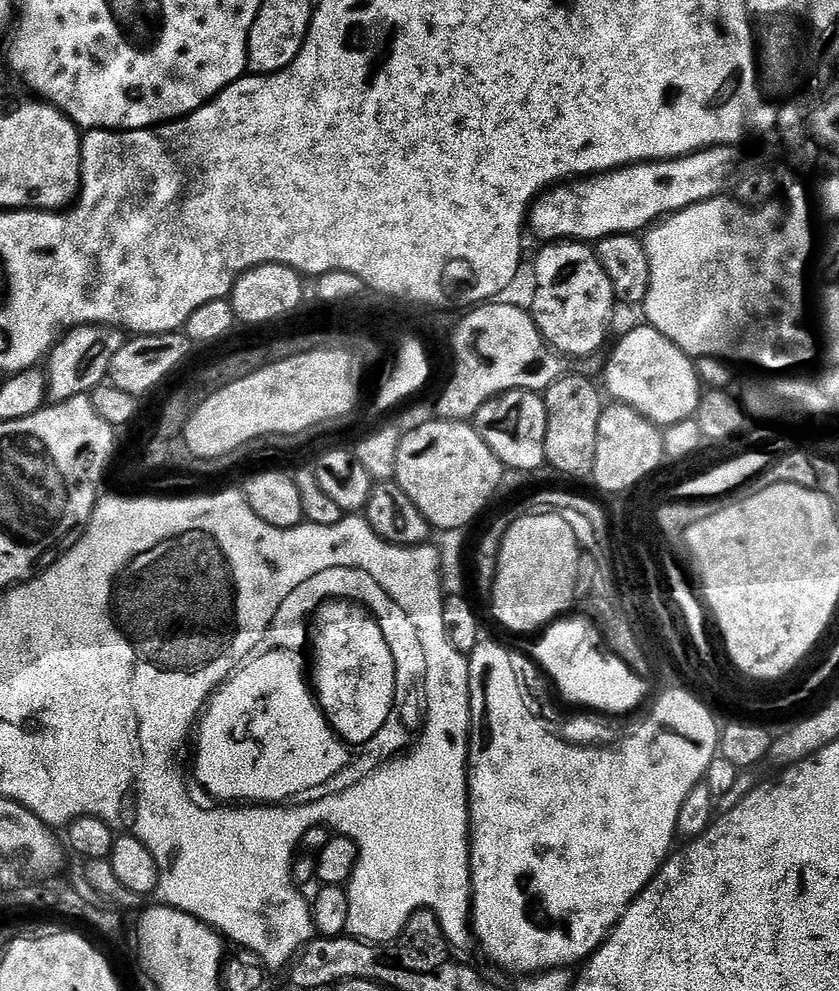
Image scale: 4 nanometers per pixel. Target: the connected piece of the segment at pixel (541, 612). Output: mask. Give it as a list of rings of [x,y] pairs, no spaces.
[[[548,511],[532,516],[521,515],[503,533],[500,542],[500,556],[496,560],[496,580],[492,583],[490,595],[492,595],[492,616],[504,628],[516,632],[512,634],[536,634],[553,620],[563,617],[568,609],[568,596],[572,596],[572,572],[576,572],[576,544],[572,544],[572,532],[568,532],[568,524],[560,524],[560,520],[548,520]]]

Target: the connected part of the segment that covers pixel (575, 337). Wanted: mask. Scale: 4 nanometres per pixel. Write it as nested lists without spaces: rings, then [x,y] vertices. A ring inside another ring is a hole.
[[[578,240],[548,242],[536,256],[536,297],[530,311],[549,348],[568,356],[592,356],[608,336],[608,319],[618,301],[596,256],[595,247]]]

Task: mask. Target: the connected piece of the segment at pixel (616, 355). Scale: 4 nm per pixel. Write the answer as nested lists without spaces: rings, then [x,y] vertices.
[[[643,327],[630,329],[609,354],[603,384],[606,392],[608,387],[607,395],[612,395],[613,401],[638,410],[638,414],[657,426],[693,419],[702,395],[702,381],[693,357],[674,346],[658,329]]]

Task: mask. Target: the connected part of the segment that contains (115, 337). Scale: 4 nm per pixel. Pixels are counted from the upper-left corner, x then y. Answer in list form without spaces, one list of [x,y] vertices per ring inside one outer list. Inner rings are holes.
[[[82,324],[64,333],[46,357],[48,377],[48,400],[61,404],[70,398],[88,396],[97,386],[109,379],[108,368],[114,354],[122,350],[126,336],[119,327],[107,324]]]

